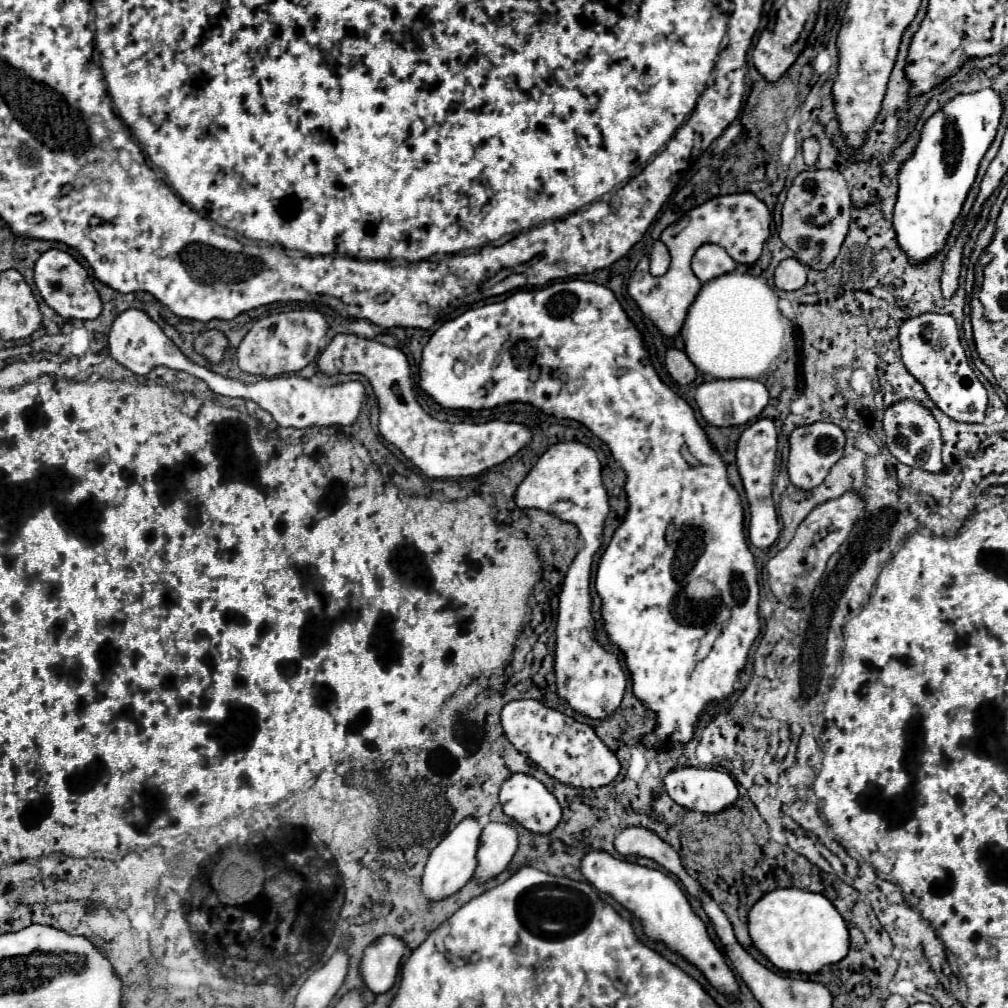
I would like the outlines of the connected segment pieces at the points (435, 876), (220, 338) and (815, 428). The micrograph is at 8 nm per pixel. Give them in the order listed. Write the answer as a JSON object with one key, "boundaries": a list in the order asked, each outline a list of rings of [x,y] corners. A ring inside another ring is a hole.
{"boundaries":[[[[465,817],[455,829],[451,829],[445,839],[431,851],[429,861],[423,871],[423,895],[429,901],[439,901],[445,899],[453,893],[457,893],[475,873],[477,867],[477,849],[479,849],[479,835],[483,831],[483,825],[475,817]]],[[[205,331],[195,341],[195,349],[203,357],[207,357],[211,363],[221,363],[223,361],[227,345],[229,345],[227,337],[223,333],[219,333],[219,331]]],[[[817,421],[817,423],[805,425],[805,427],[797,427],[789,437],[791,453],[789,453],[787,469],[789,469],[791,483],[799,489],[815,489],[819,483],[823,483],[829,469],[841,459],[845,441],[847,441],[847,437],[845,437],[843,429],[835,423]]]]}

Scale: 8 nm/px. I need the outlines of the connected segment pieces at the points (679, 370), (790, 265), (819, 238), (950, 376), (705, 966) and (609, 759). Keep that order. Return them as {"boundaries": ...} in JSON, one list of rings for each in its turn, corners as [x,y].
{"boundaries":[[[[669,349],[665,355],[665,365],[667,365],[667,371],[671,373],[671,377],[681,385],[689,385],[697,377],[695,365],[691,363],[691,359],[683,351]]],[[[785,259],[775,269],[775,287],[783,291],[801,289],[807,283],[805,267],[797,259]]],[[[807,169],[795,177],[787,191],[779,237],[803,265],[819,271],[827,269],[827,265],[831,265],[831,261],[837,257],[839,247],[849,231],[849,223],[851,195],[843,175],[833,169]]],[[[921,313],[917,317],[909,317],[899,327],[899,345],[903,365],[925,387],[931,401],[945,415],[963,423],[983,423],[987,409],[987,391],[969,367],[955,319],[951,315]]],[[[591,849],[589,853],[585,853],[585,857],[581,859],[581,873],[597,891],[613,895],[625,909],[637,915],[643,923],[645,933],[651,939],[663,941],[669,949],[681,953],[689,963],[697,965],[715,989],[727,995],[739,991],[731,969],[727,967],[723,955],[717,951],[715,943],[711,941],[705,923],[693,913],[685,893],[667,873],[643,867],[627,859],[617,859],[603,849]]],[[[535,699],[509,701],[501,711],[501,725],[515,749],[525,753],[551,777],[565,785],[595,789],[609,785],[619,775],[621,765],[617,755],[597,737],[591,725],[585,725],[573,717],[565,717],[543,703],[535,703]]]]}

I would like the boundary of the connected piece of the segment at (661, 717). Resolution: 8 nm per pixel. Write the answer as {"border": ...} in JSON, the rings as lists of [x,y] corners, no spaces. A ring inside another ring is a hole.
{"border":[[[569,279],[569,281],[559,281],[551,283],[543,289],[531,289],[531,291],[517,291],[509,295],[503,301],[497,303],[487,303],[483,307],[467,309],[463,315],[445,321],[435,335],[431,335],[429,343],[423,349],[423,361],[419,365],[421,371],[421,389],[433,397],[441,407],[447,409],[491,409],[503,403],[511,401],[523,401],[523,403],[533,403],[535,407],[543,409],[545,413],[551,413],[559,419],[575,419],[583,423],[589,431],[593,431],[613,453],[615,461],[625,469],[627,473],[627,483],[625,483],[625,493],[629,501],[629,511],[623,519],[623,523],[617,527],[609,547],[605,549],[597,577],[595,577],[595,589],[601,597],[601,609],[603,609],[603,619],[605,619],[605,631],[609,633],[611,641],[625,653],[625,663],[631,671],[633,677],[633,691],[635,695],[651,709],[657,713],[657,727],[653,733],[649,733],[643,743],[645,745],[667,745],[667,741],[679,741],[687,743],[693,737],[695,723],[699,715],[707,709],[709,703],[719,703],[727,695],[733,693],[733,685],[739,677],[739,671],[747,663],[749,649],[753,641],[757,639],[761,631],[759,623],[759,585],[757,585],[757,563],[753,553],[749,551],[747,539],[743,535],[743,505],[739,501],[737,489],[729,483],[727,479],[727,467],[721,459],[721,453],[711,445],[705,429],[699,425],[695,419],[693,407],[679,397],[671,387],[667,387],[645,349],[643,335],[635,327],[635,323],[627,317],[625,309],[617,301],[615,293],[607,289],[605,285],[593,283],[593,281],[581,281],[581,279]],[[699,581],[707,581],[715,587],[715,595],[703,595],[703,589],[699,589]]]}

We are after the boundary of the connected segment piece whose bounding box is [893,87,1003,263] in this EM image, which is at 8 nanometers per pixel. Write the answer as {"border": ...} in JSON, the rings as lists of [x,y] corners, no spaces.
{"border":[[[987,87],[969,95],[955,95],[923,123],[921,139],[913,155],[899,169],[899,191],[893,211],[897,241],[911,263],[923,263],[943,249],[975,181],[979,161],[995,139],[1001,109],[1001,97]]]}

